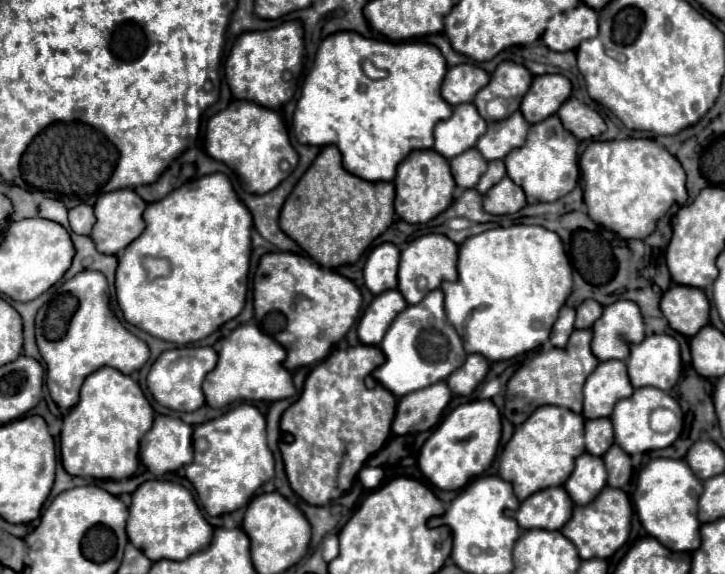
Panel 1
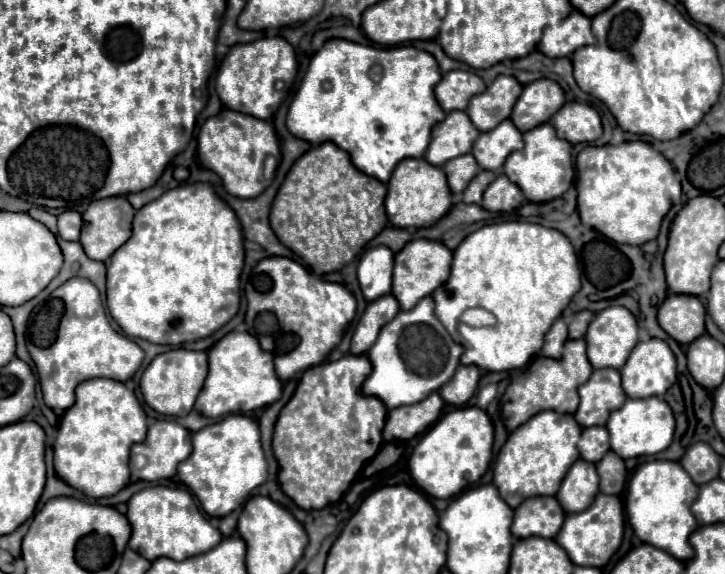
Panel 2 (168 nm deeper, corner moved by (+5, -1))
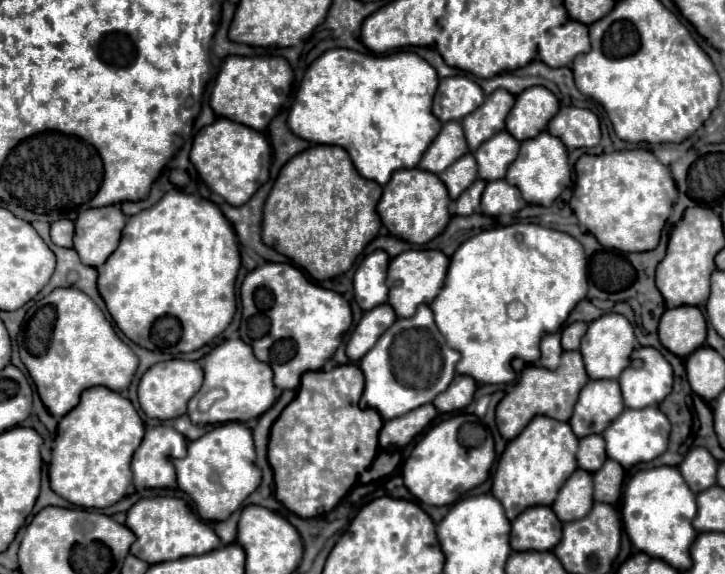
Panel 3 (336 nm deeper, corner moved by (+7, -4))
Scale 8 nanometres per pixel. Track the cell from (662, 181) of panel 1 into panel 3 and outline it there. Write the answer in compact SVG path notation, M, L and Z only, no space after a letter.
M628 149L602 155L582 155L576 165L576 187L570 207L578 223L604 247L622 253L650 251L658 245L662 227L676 201L676 183L670 169L648 149Z

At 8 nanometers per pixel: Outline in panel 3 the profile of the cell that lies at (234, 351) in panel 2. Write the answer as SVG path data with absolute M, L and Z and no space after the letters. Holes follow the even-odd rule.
M228 339L220 343L206 357L202 357L200 363L204 367L204 385L188 403L188 415L192 423L212 425L212 423L228 423L228 421L248 421L248 419L260 417L266 409L270 409L270 405L274 405L278 391L272 383L272 369L270 365L260 363L254 357L254 351L250 349L250 345L246 345L242 339ZM212 389L222 389L224 397L212 403L208 411L200 411L198 407L200 399Z

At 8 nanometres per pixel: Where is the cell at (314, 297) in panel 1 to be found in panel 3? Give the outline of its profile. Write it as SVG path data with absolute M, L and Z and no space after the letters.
M264 263L264 265L256 267L254 271L250 271L240 287L240 301L242 301L242 315L264 313L270 319L268 335L254 341L252 347L254 347L254 355L272 367L274 385L280 391L296 389L302 373L322 369L324 363L334 355L334 351L342 343L344 333L352 325L352 311L350 311L348 301L340 293L312 283L298 267L294 267L290 263Z

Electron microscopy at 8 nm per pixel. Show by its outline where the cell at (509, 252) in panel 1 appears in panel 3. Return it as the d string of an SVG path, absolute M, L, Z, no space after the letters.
M514 223L482 231L456 249L450 259L444 289L430 303L430 309L446 343L462 355L456 371L474 377L478 384L501 384L516 381L526 367L540 359L540 337L560 331L570 311L586 293L584 247L574 237L534 223Z

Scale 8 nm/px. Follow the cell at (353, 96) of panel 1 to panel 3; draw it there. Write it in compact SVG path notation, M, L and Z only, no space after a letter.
M340 47L328 49L306 69L288 127L306 141L344 147L362 177L386 185L394 171L416 167L442 129L430 109L436 89L436 71L416 53L364 55Z

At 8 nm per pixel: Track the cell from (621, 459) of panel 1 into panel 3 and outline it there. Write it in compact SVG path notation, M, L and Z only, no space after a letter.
M608 459L602 469L594 473L594 499L606 501L610 505L618 503L622 495L622 481L624 481L624 469L620 463Z

